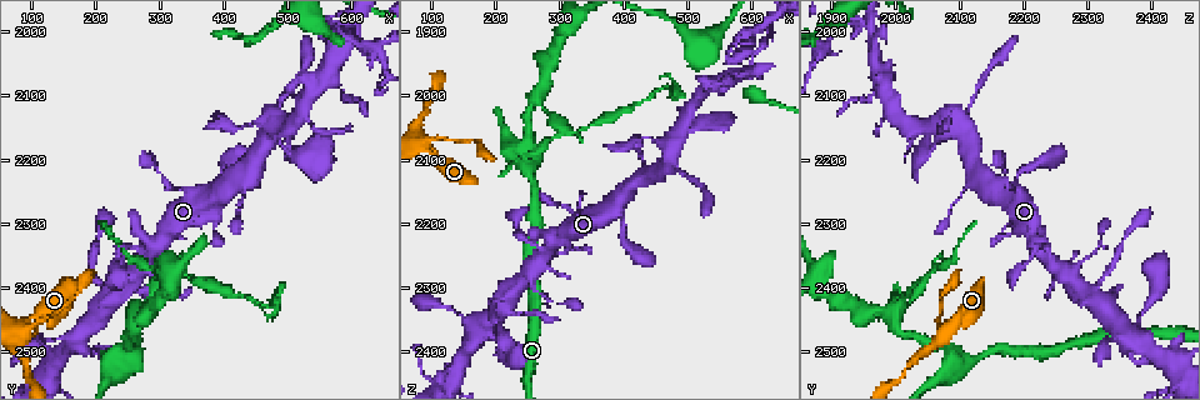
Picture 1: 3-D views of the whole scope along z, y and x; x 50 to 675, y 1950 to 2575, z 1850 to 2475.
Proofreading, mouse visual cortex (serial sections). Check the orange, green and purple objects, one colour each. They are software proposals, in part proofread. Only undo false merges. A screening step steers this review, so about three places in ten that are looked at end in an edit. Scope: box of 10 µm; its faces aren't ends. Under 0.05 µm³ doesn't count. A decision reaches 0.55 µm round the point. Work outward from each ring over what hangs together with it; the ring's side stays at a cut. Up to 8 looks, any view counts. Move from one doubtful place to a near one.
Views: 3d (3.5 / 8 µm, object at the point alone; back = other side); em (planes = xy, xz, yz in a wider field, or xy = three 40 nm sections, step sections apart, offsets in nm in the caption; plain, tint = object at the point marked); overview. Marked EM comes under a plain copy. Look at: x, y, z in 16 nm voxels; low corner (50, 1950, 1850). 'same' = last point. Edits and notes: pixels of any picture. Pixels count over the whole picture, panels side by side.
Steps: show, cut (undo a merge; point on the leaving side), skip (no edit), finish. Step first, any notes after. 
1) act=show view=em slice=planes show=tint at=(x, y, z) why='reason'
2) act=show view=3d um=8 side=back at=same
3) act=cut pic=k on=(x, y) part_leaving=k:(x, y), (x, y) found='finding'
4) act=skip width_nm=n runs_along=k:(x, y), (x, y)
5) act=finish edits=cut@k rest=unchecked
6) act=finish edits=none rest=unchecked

act=show view=3d um=8 at=(220, 2400, 2310) why='side arm on a straight run'

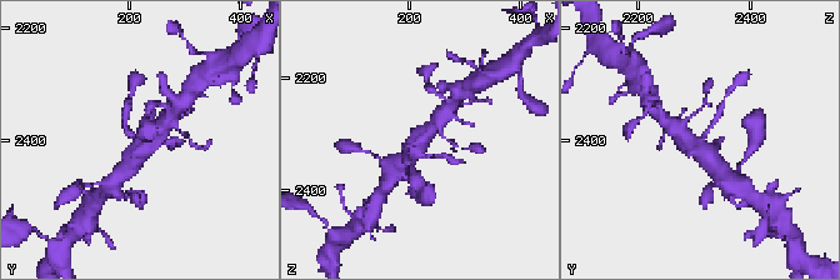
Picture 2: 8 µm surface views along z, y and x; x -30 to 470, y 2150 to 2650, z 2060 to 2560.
act=show view=3d um=3.5 at=same

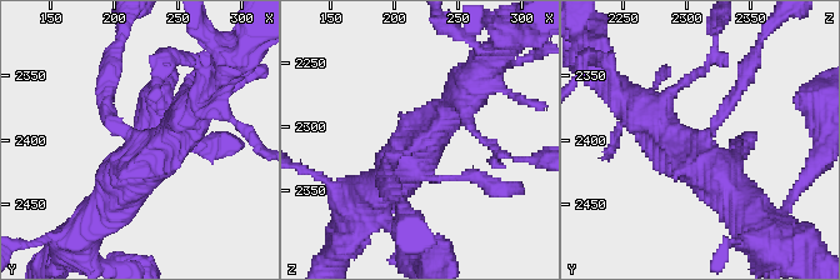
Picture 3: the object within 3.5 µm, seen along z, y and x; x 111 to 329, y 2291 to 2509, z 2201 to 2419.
act=skip runs_along=3:(650, 115), (749, 218) found='continuous, no second cell'

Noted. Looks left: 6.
act=show view=3d um=3.5 at=(245, 2515, 2100) why='three arms meet'

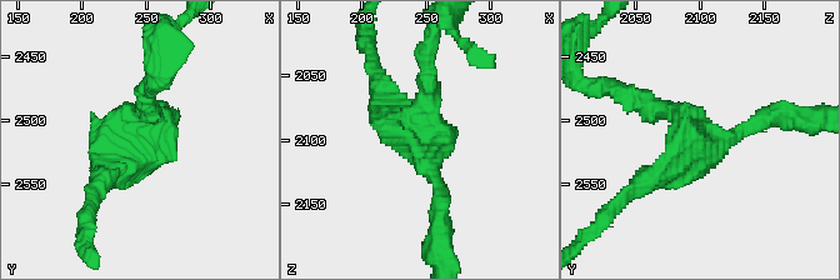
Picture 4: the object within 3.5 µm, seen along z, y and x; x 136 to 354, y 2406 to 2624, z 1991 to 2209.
act=show view=em slice=xy step=2 show=tint at=(248, 2518, 2104)

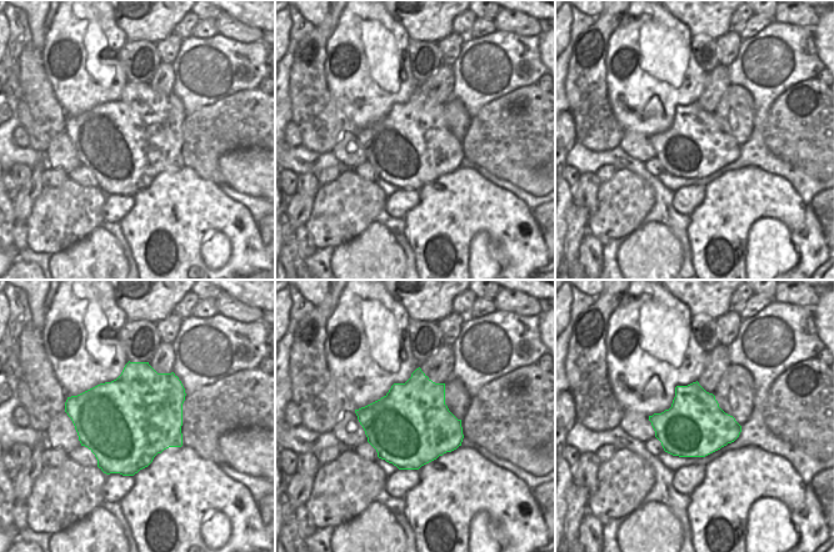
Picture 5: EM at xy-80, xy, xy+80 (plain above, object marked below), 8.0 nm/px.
act=skip runs_along=4:(440, 215), (421, 138), (425, 80) found='all the same cell'

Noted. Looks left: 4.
act=show view=3d um=8 at=(85, 2455, 2080) why='abrupt turn'

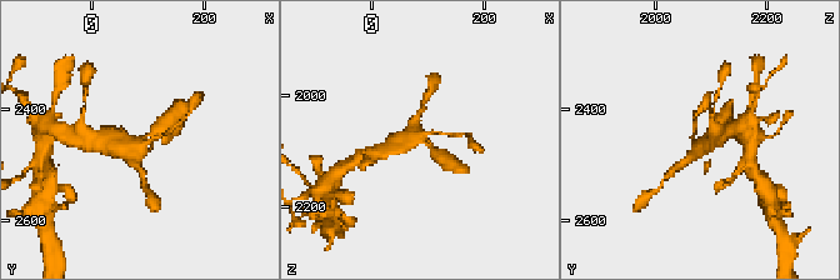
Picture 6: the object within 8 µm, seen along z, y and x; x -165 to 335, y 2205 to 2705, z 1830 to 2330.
act=show view=3d um=3.5 at=same why='zoom in'

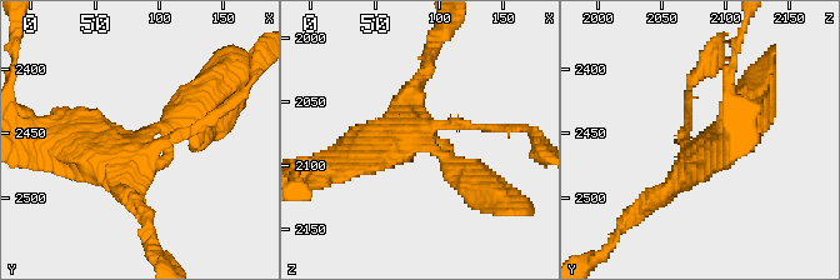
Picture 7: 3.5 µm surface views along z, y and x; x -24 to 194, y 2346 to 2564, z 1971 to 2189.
act=show view=em slice=xy step=3 show=tint at=(92, 2452, 2084)

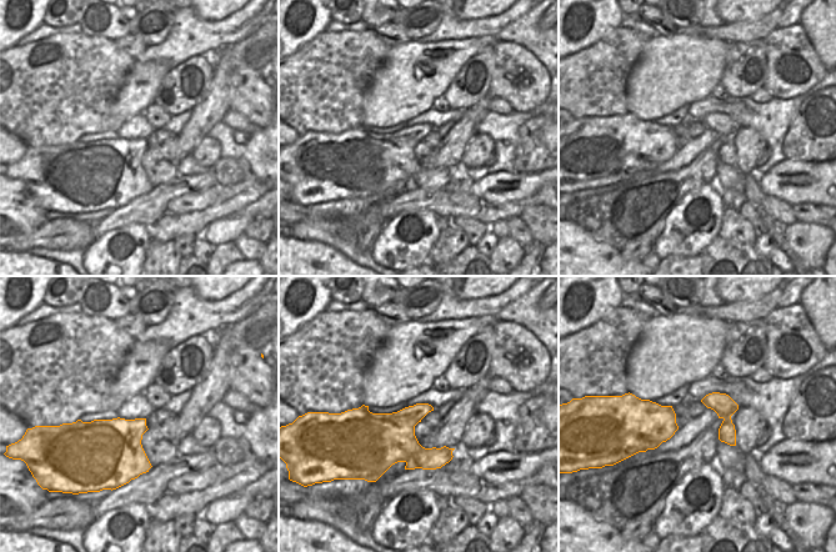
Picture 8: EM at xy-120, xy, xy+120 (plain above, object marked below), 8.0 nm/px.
act=skip found='one cell here'

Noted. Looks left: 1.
act=finish edits=none rest=unchecked

